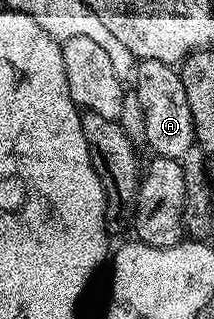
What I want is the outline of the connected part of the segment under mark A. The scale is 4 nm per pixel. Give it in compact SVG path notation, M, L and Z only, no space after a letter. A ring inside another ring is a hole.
M157 59L140 60L133 74L133 90L141 99L142 110L145 111L146 148L157 157L168 157L179 161L189 149L196 144L193 111L189 111L189 99L185 95L185 83L182 72L176 66L166 65Z

